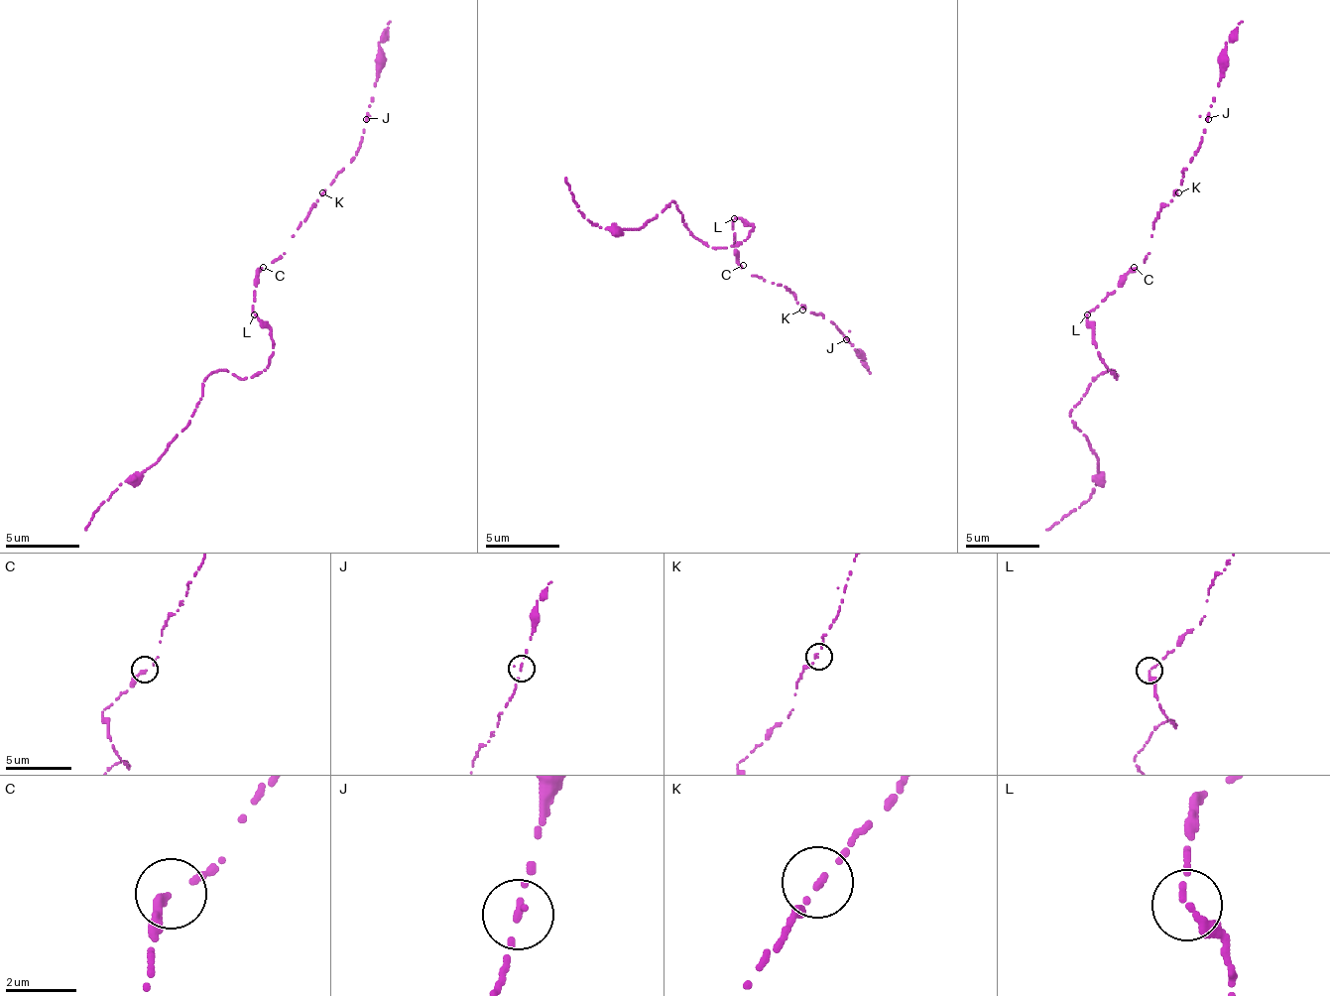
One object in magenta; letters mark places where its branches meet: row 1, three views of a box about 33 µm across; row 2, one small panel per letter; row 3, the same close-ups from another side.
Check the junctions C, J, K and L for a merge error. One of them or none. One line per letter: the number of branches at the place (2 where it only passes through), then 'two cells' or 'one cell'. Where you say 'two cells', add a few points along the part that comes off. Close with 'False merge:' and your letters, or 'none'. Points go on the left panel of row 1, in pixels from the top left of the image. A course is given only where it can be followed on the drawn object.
C: 2 branches meet; one cell
J: 2 branches meet; one cell
K: 2 branches meet; one cell
L: 2 branches meet; one cell
False merge: none

